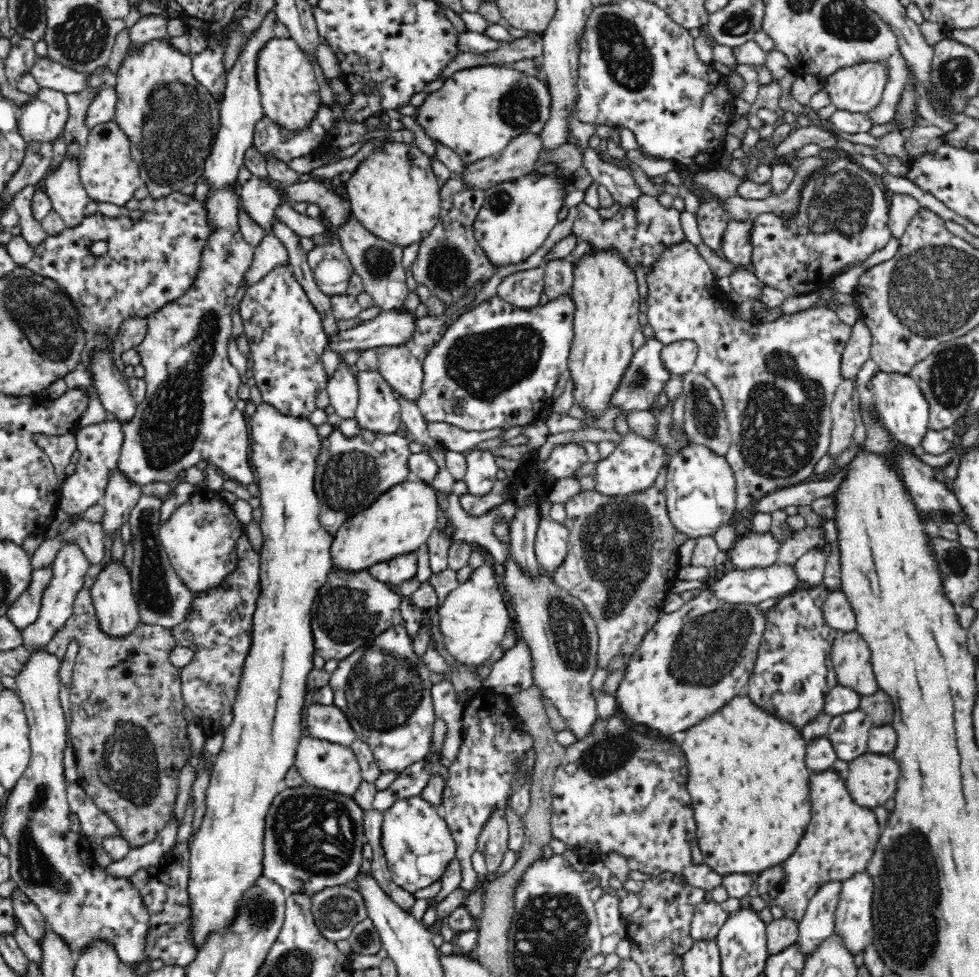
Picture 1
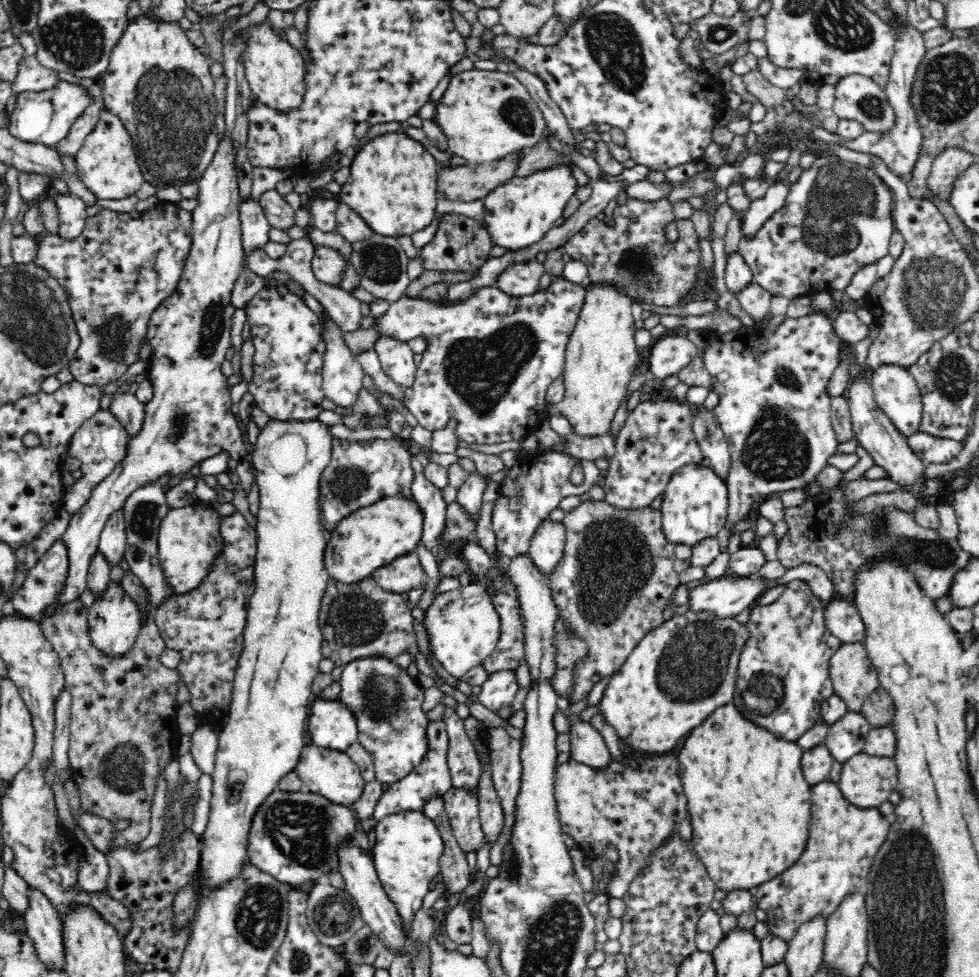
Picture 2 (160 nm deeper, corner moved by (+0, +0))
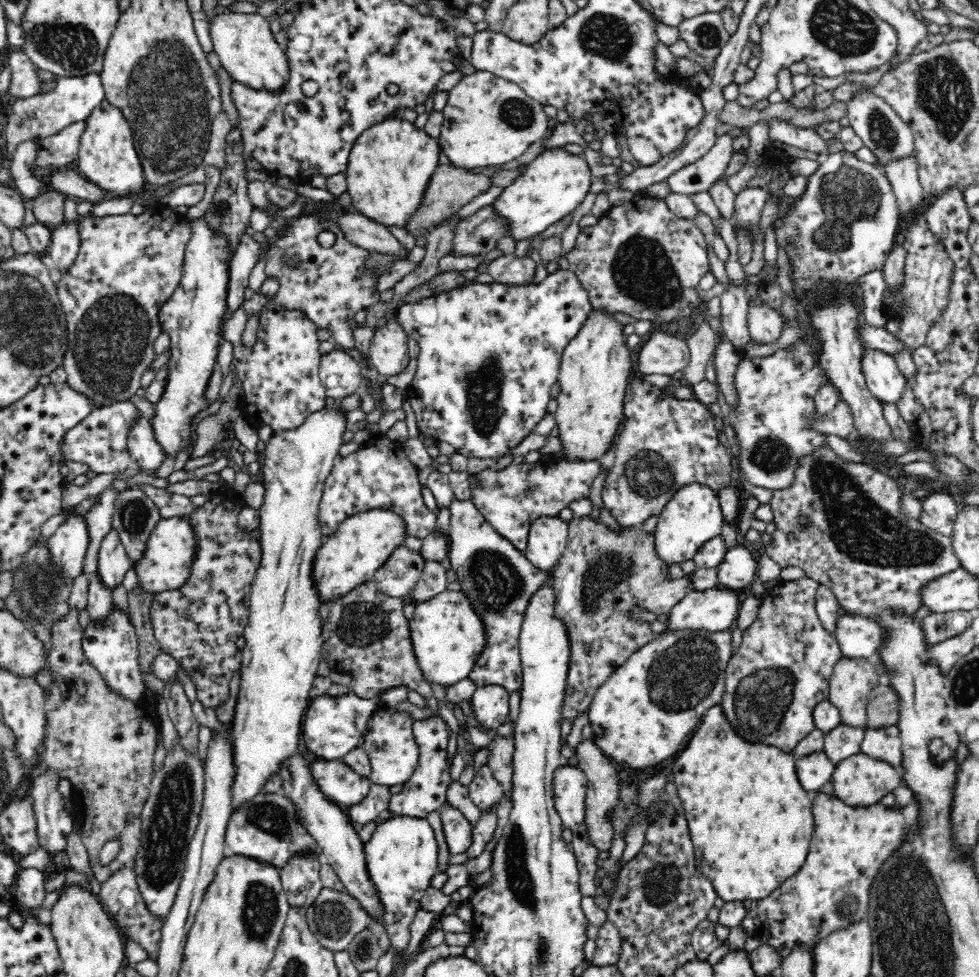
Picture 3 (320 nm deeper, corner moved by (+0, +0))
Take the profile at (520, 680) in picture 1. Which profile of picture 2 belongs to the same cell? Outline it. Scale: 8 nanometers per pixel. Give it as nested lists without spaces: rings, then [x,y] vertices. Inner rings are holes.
[[[500,669],[489,675],[476,697],[482,705],[495,712],[501,706],[508,706],[518,690],[520,683],[515,669]]]

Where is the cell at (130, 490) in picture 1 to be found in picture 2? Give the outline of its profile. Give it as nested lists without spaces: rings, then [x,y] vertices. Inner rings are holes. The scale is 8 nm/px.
[[[124,507],[112,511],[105,522],[99,538],[99,549],[106,555],[110,566],[118,566],[125,552],[127,533],[124,520]]]

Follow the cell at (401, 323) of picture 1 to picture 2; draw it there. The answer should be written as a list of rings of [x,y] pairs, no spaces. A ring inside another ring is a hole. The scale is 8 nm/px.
[[[552,278],[549,288],[523,298],[509,296],[498,286],[482,288],[474,297],[459,301],[455,306],[405,296],[376,318],[373,328],[381,339],[404,343],[418,336],[429,339],[417,366],[414,384],[405,390],[404,405],[418,424],[431,432],[453,424],[460,440],[469,445],[492,445],[534,433],[544,418],[548,386],[563,375],[568,342],[584,298],[583,284],[574,284],[565,278]]]

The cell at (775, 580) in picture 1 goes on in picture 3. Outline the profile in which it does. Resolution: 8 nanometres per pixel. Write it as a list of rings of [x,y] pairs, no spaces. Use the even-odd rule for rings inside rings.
[[[724,586],[689,590],[672,607],[667,628],[706,630],[710,633],[733,628],[742,603],[736,589]]]

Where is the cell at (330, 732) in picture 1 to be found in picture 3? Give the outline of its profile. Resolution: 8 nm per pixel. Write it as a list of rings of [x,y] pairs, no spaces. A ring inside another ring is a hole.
[[[382,690],[372,698],[362,698],[356,694],[338,697],[320,695],[311,699],[303,722],[302,737],[306,743],[308,755],[322,759],[342,759],[348,752],[361,746],[363,730],[369,714],[380,702],[380,696],[387,690]]]

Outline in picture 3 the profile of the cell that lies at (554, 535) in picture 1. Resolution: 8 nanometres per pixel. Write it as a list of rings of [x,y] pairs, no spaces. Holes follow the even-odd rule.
[[[559,516],[539,518],[532,523],[523,553],[534,566],[550,573],[568,544],[567,528]]]

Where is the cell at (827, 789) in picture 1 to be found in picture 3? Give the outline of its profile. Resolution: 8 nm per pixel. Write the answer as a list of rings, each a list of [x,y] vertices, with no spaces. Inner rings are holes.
[[[816,791],[814,796],[814,834],[812,834],[812,844],[810,844],[807,857],[805,858],[804,864],[800,870],[794,876],[786,878],[780,887],[774,889],[770,894],[767,894],[763,899],[744,899],[743,902],[746,908],[749,910],[749,916],[753,918],[754,924],[756,924],[756,935],[760,935],[762,942],[766,942],[772,945],[778,954],[782,955],[782,958],[788,956],[790,951],[796,944],[808,943],[808,945],[815,946],[815,944],[822,938],[825,937],[830,931],[837,928],[842,928],[848,925],[851,921],[857,921],[858,919],[864,919],[867,916],[867,908],[869,905],[869,894],[871,893],[872,882],[876,878],[880,865],[884,862],[884,859],[904,840],[905,829],[907,828],[904,822],[904,815],[902,813],[903,808],[896,806],[888,808],[880,803],[874,804],[870,807],[852,807],[851,805],[845,804],[842,800],[839,800],[835,794],[826,794],[826,792]]]

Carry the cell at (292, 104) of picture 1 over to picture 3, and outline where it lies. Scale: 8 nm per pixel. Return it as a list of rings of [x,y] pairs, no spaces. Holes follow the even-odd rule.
[[[230,12],[209,18],[208,30],[214,52],[234,81],[242,83],[246,90],[260,90],[280,95],[290,82],[292,69],[287,52],[276,42],[270,30],[270,22],[270,17],[262,16],[260,13]]]

